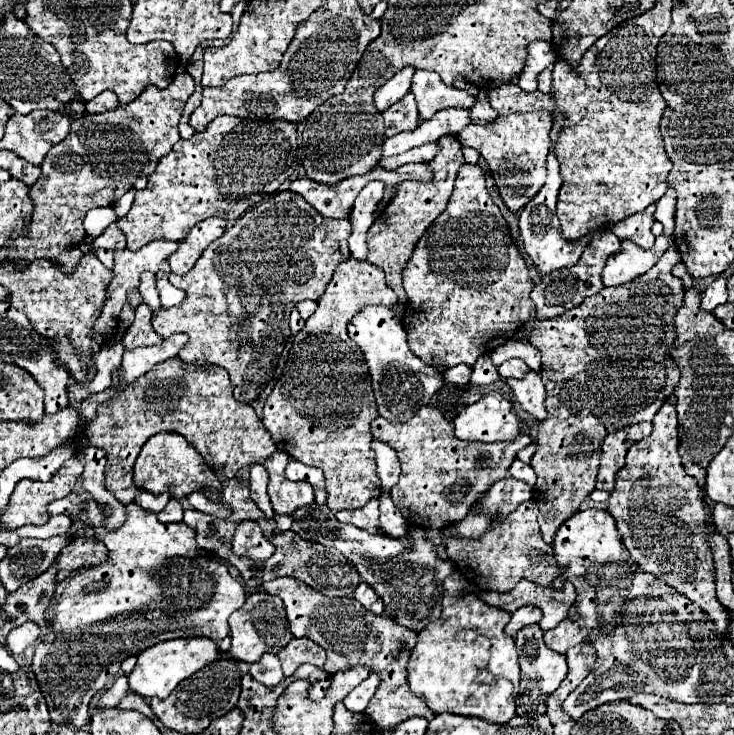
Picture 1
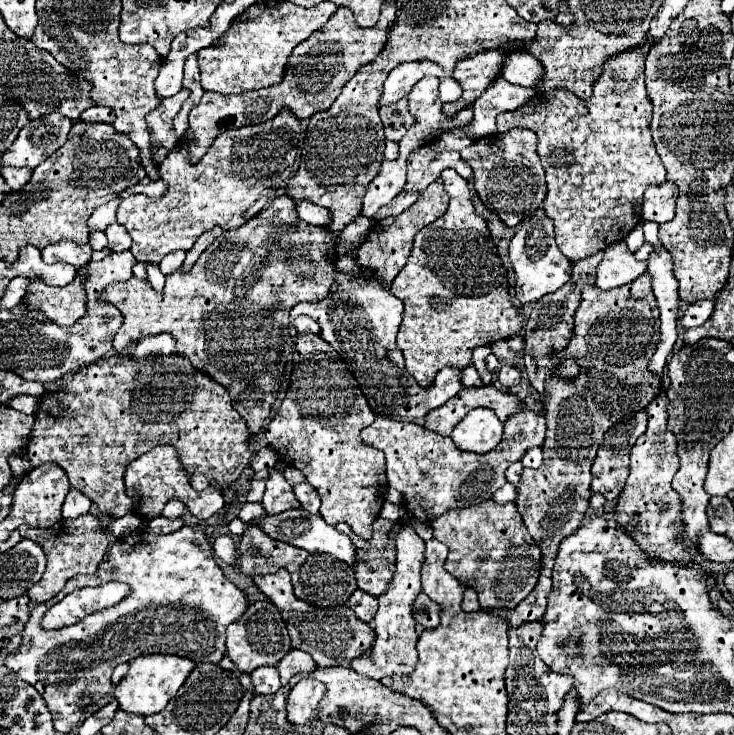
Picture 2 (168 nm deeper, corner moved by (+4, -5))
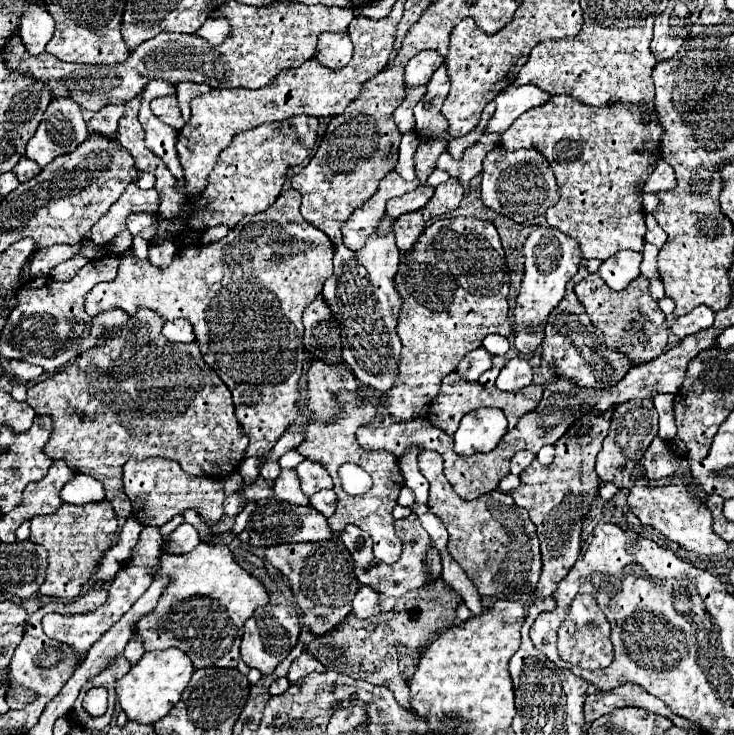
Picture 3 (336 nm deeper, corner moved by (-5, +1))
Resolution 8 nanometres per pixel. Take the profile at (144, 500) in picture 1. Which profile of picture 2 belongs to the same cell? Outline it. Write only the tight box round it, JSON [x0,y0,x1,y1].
[162,500,186,518]

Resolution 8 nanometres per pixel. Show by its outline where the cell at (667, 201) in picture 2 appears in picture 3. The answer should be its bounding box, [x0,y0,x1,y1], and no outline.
[643,160,677,192]

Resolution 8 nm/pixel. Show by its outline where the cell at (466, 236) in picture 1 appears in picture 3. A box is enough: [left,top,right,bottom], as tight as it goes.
[385,216,513,420]

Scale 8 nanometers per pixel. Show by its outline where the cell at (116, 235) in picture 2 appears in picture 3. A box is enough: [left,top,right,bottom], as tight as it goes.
[125,212,155,240]

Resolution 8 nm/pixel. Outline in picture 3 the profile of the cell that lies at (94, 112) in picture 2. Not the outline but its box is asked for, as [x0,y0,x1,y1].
[89,106,123,138]

